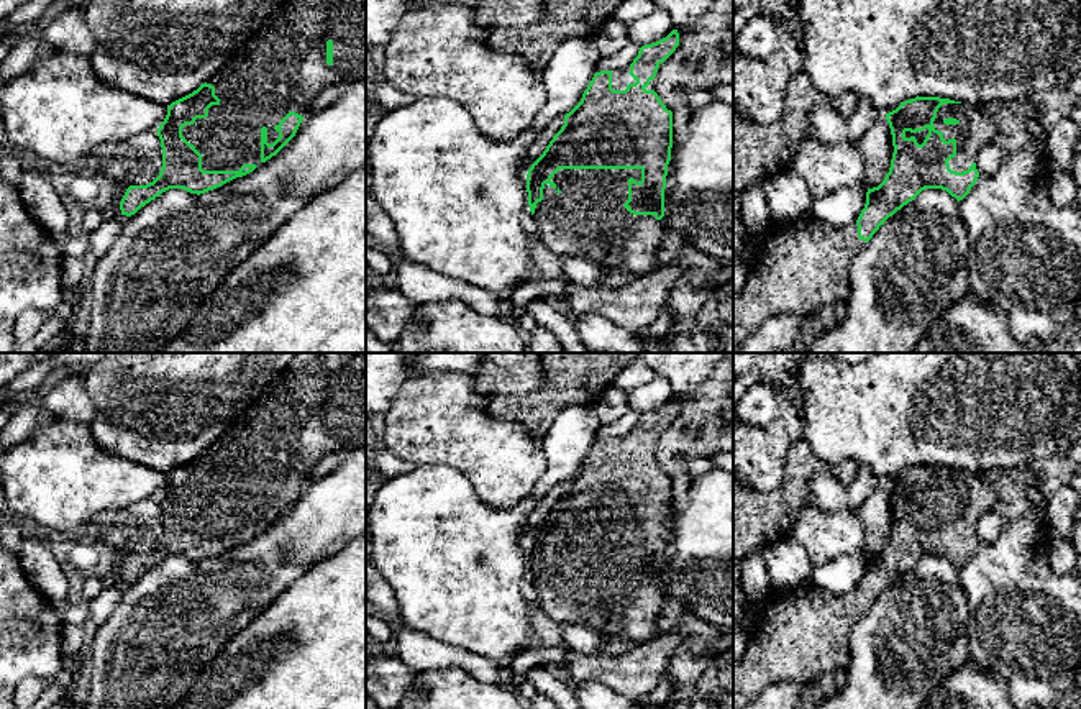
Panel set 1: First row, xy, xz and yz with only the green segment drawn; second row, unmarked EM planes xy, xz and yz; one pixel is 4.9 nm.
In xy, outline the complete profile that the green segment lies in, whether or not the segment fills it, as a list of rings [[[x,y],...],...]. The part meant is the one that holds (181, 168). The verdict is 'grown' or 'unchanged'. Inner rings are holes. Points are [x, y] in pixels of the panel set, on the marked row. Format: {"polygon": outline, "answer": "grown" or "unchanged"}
{"polygon": [[[285,0],[205,84],[167,105],[167,115],[157,128],[162,148],[161,172],[146,185],[126,189],[120,202],[121,215],[135,215],[169,189],[200,195],[253,172],[295,136],[322,89],[344,87],[363,79],[366,79],[366,0]]], "answer": "grown"}

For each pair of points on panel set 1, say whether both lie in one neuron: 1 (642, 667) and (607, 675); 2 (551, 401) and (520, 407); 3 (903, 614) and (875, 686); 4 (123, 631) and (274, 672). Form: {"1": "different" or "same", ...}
{"1": "same", "2": "same", "3": "same", "4": "different"}

